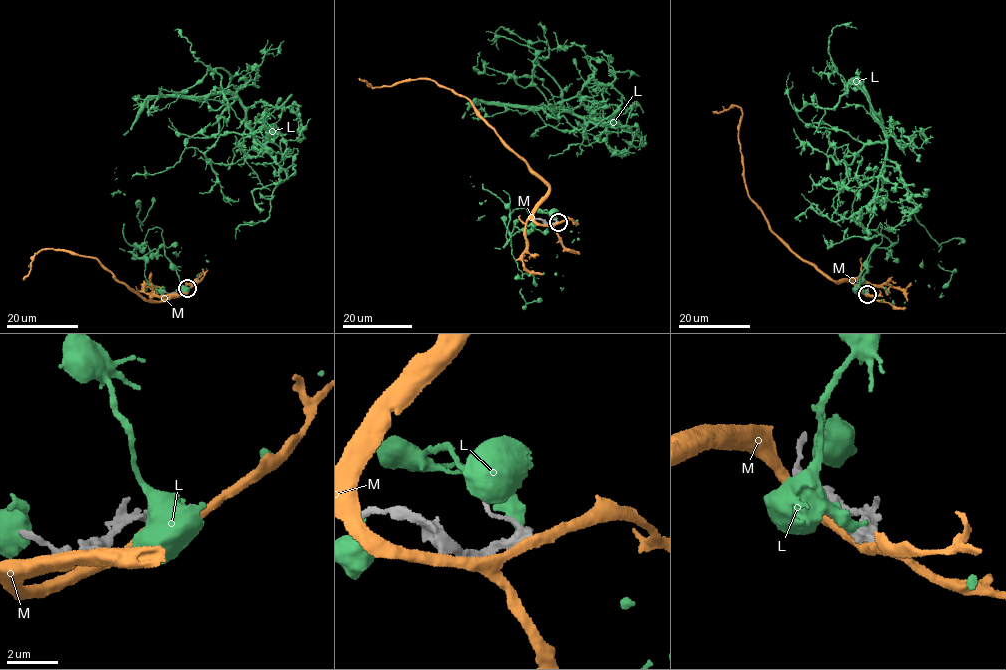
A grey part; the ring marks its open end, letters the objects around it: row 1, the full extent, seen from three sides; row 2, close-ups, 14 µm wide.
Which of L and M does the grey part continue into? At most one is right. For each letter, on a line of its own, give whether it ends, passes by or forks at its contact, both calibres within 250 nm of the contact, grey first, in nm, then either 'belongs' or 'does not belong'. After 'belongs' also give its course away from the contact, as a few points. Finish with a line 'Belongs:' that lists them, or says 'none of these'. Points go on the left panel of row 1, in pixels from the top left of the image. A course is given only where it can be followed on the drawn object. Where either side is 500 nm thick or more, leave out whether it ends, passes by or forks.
L: 440 nm thick on the grey side, 500 nm on the other; does not belong
M: it passes by; 400 nm thick on the grey side, 360 nm on the other; does not belong
Belongs: none of these

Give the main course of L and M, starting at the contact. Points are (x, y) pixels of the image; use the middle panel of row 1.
L: (556, 221), (483, 188), (473, 119), (549, 105), (604, 128), (549, 156), (505, 217), (527, 303), (532, 291)
M: (558, 222), (540, 225), (534, 220), (534, 213), (548, 187), (466, 98), (429, 80), (377, 87), (359, 78)

